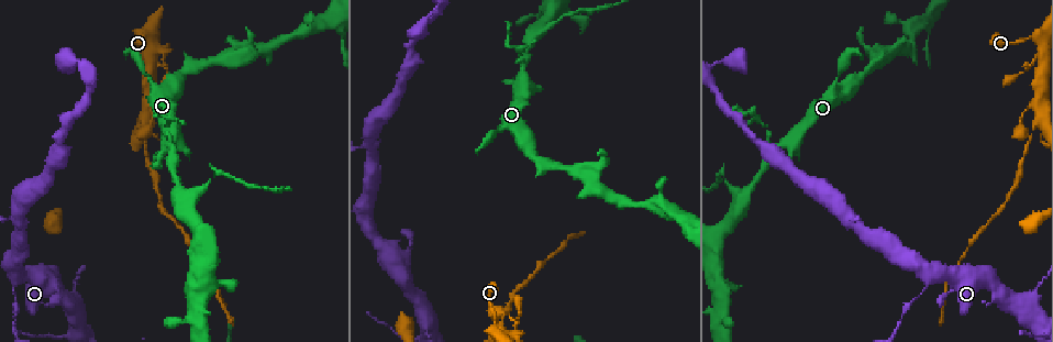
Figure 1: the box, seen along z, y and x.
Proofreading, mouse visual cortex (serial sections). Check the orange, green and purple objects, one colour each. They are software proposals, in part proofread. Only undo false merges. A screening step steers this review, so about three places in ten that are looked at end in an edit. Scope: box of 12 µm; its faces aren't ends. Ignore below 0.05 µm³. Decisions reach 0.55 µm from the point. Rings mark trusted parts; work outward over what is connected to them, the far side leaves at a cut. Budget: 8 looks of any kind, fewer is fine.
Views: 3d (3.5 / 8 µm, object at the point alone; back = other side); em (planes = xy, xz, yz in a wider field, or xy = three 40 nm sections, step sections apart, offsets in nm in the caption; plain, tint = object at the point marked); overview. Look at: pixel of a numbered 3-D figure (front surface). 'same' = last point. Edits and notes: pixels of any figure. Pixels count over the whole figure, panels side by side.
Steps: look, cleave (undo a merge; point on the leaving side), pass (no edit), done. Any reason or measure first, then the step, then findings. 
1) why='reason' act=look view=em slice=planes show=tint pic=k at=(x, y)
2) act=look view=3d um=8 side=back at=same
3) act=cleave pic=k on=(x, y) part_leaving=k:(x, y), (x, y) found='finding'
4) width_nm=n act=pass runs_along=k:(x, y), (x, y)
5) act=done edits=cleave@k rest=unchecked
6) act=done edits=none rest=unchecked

why='a narrow waist' act=look view=em slice=xy step=2 show=tint pic=1 at=(561, 16)

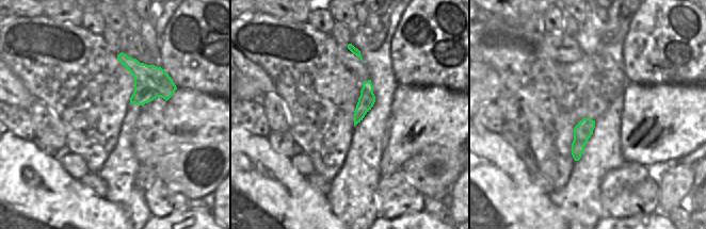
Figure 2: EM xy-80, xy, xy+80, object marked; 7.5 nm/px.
why='see where the arms go' act=look view=3d um=3.5 at=same

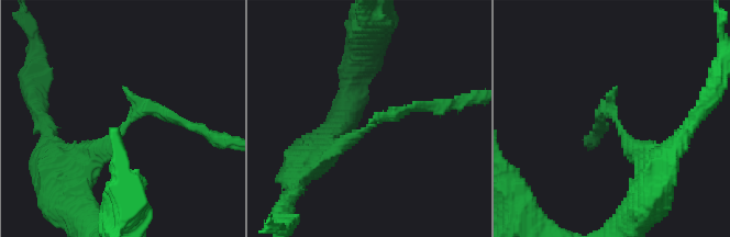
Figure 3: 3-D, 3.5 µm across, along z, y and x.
act=cleave pic=3 on=(424, 108) part_leaving=3:(386, 116), (474, 97) found='a second cell is stuck on'

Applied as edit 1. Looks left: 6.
act=look view=overview

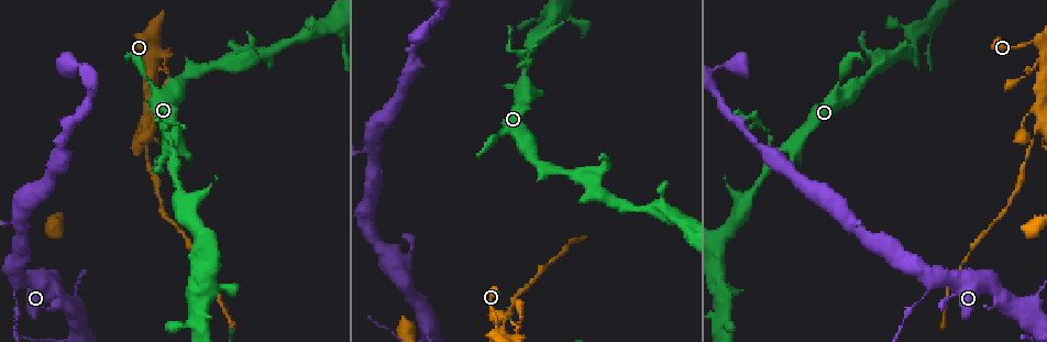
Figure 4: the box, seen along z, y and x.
why='arms part here' act=look view=3d um=8 pic=4 at=(931, 285)

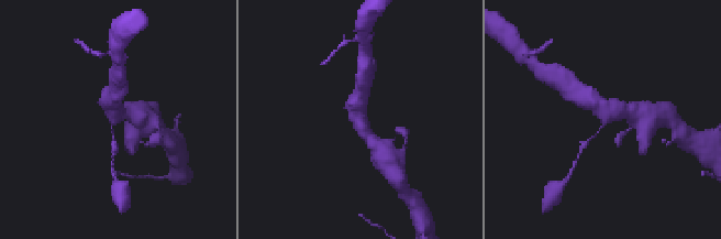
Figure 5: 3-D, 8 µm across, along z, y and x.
arms=3 arm_widths_nm=100,450,600 why='shape alone is not enough' act=look view=em slice=xy step=2 show=tint pic=5 at=(604, 121)

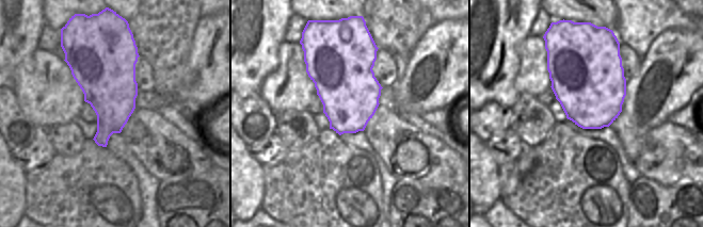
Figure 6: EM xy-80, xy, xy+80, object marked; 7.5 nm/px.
act=pass runs_along=5:(377, 145), (361, 127), (361, 93) found='all the same cell'

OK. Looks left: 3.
act=done edits=cleave@3 rest=unchecked

